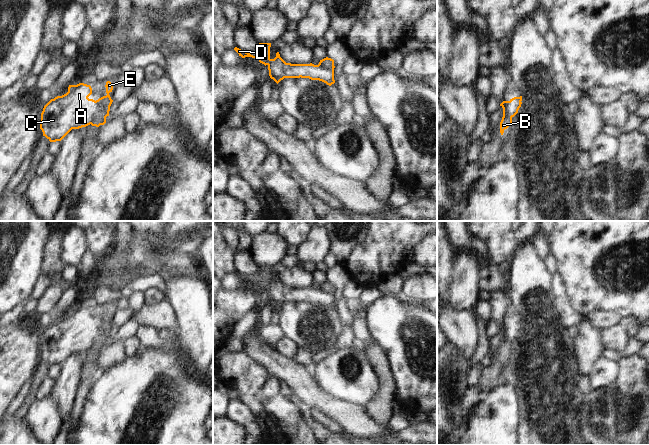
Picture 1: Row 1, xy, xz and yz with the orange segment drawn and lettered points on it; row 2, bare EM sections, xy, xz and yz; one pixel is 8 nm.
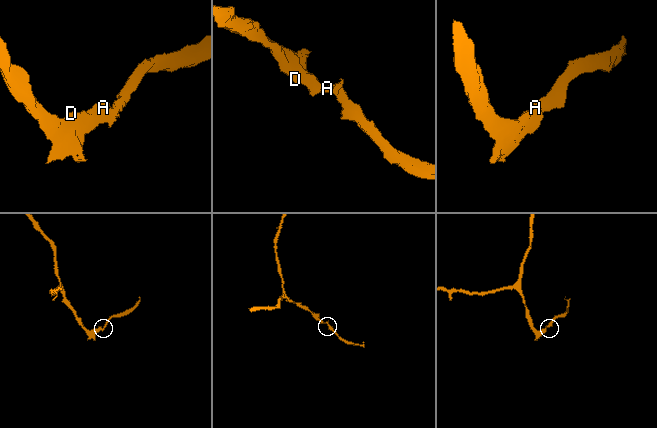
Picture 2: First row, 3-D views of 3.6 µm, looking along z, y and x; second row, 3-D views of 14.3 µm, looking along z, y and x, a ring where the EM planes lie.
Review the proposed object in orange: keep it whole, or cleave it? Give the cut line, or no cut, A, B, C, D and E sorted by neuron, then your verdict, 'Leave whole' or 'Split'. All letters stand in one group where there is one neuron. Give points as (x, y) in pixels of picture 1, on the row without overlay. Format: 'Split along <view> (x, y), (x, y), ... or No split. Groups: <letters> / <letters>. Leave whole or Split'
No split. Groups: A B C D E. Leave whole.

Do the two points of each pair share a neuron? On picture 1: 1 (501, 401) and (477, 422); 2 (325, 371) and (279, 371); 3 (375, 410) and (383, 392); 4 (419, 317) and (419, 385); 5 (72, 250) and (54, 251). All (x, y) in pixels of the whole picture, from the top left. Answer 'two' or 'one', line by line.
1: one
2: two
3: one
4: one
5: two

